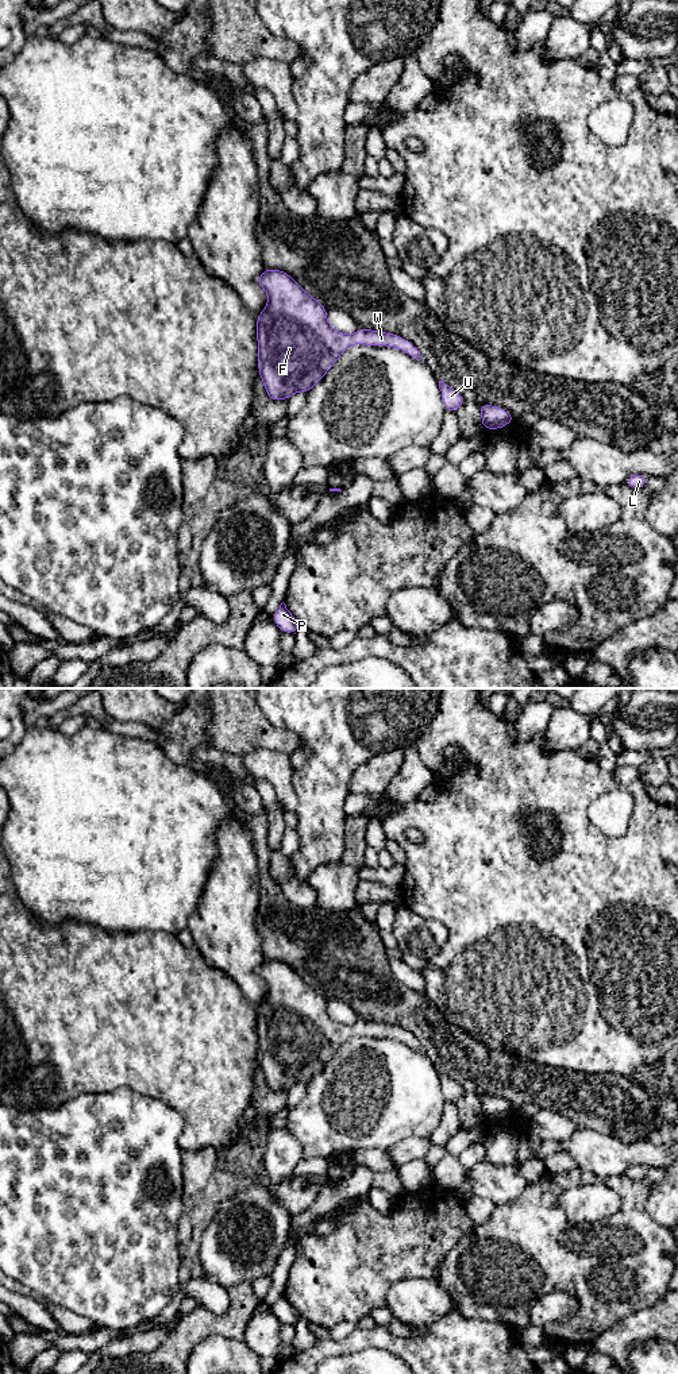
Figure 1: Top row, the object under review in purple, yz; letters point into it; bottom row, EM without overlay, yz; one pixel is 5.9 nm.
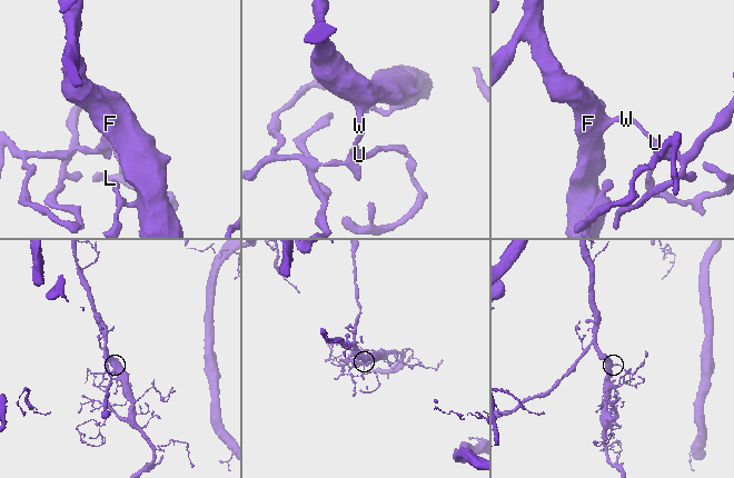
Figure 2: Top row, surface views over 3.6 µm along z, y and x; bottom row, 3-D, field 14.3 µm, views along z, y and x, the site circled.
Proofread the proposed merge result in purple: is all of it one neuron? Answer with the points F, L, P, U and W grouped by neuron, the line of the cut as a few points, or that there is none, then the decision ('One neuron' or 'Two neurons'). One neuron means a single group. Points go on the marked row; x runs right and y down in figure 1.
Groups: F L P U W. No split. One neuron

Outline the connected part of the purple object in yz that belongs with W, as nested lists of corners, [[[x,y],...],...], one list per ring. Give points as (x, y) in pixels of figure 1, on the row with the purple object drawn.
[[[266,269],[255,282],[267,294],[267,305],[257,316],[257,343],[259,378],[269,400],[289,400],[298,391],[309,393],[353,344],[392,347],[421,359],[417,348],[396,333],[359,328],[347,335],[334,329],[328,324],[327,308],[282,270]]]

